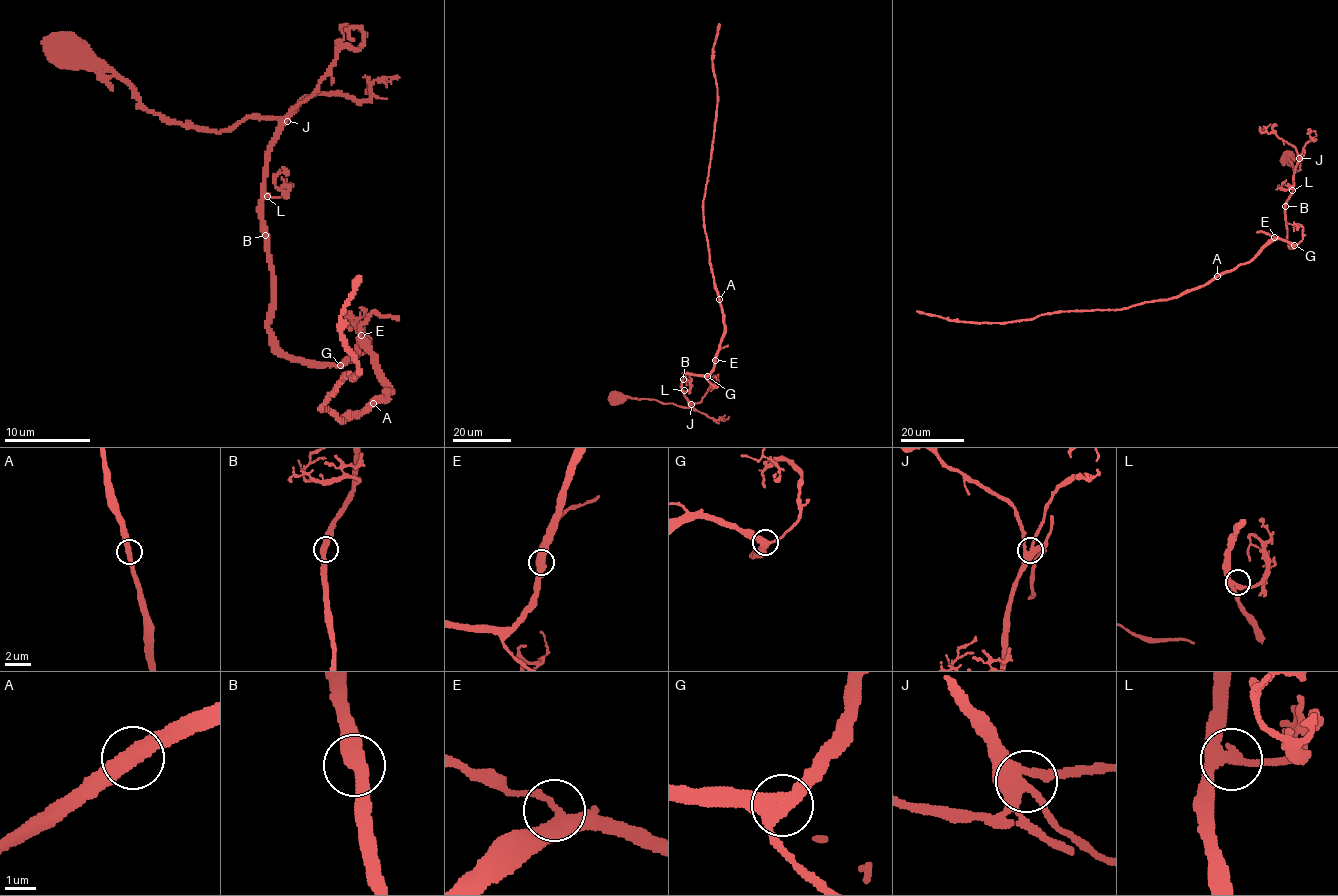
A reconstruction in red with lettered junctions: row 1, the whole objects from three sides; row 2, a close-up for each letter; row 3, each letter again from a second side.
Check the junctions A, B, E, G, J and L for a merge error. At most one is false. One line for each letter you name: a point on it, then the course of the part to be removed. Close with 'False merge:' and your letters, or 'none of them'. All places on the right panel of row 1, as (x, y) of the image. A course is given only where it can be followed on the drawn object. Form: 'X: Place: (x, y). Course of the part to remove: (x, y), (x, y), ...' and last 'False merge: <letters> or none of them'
False merge: none of them

